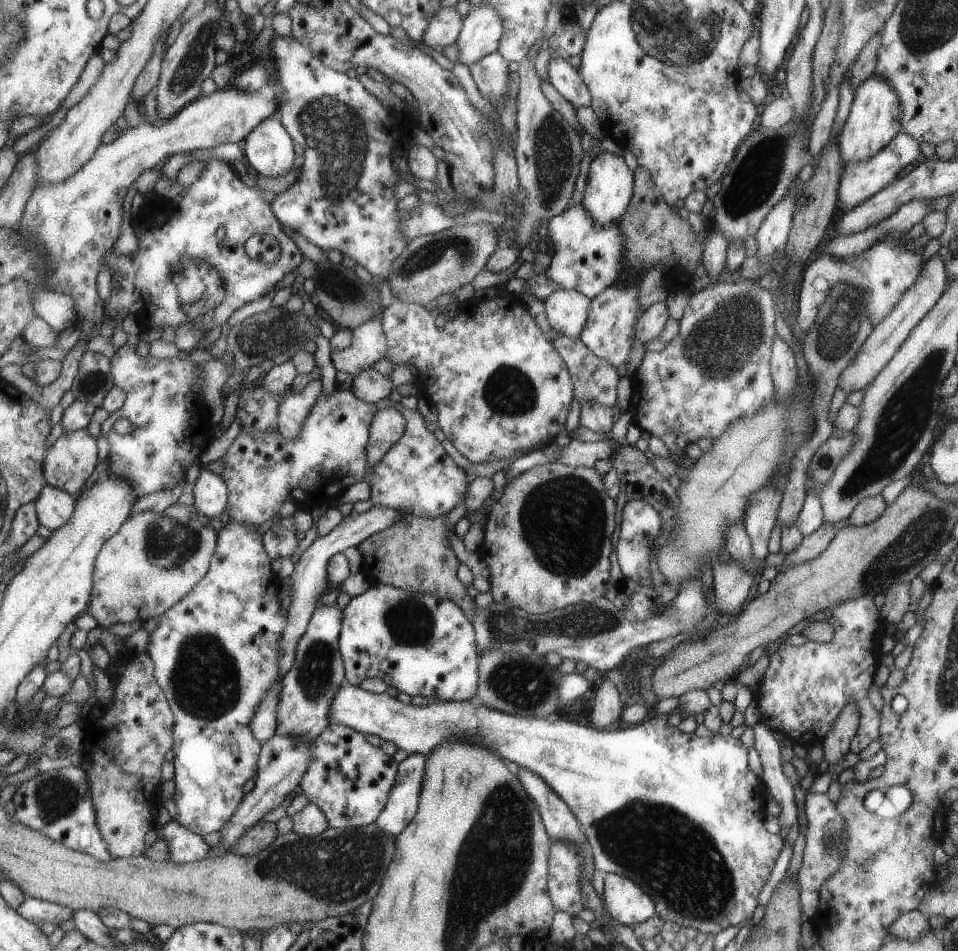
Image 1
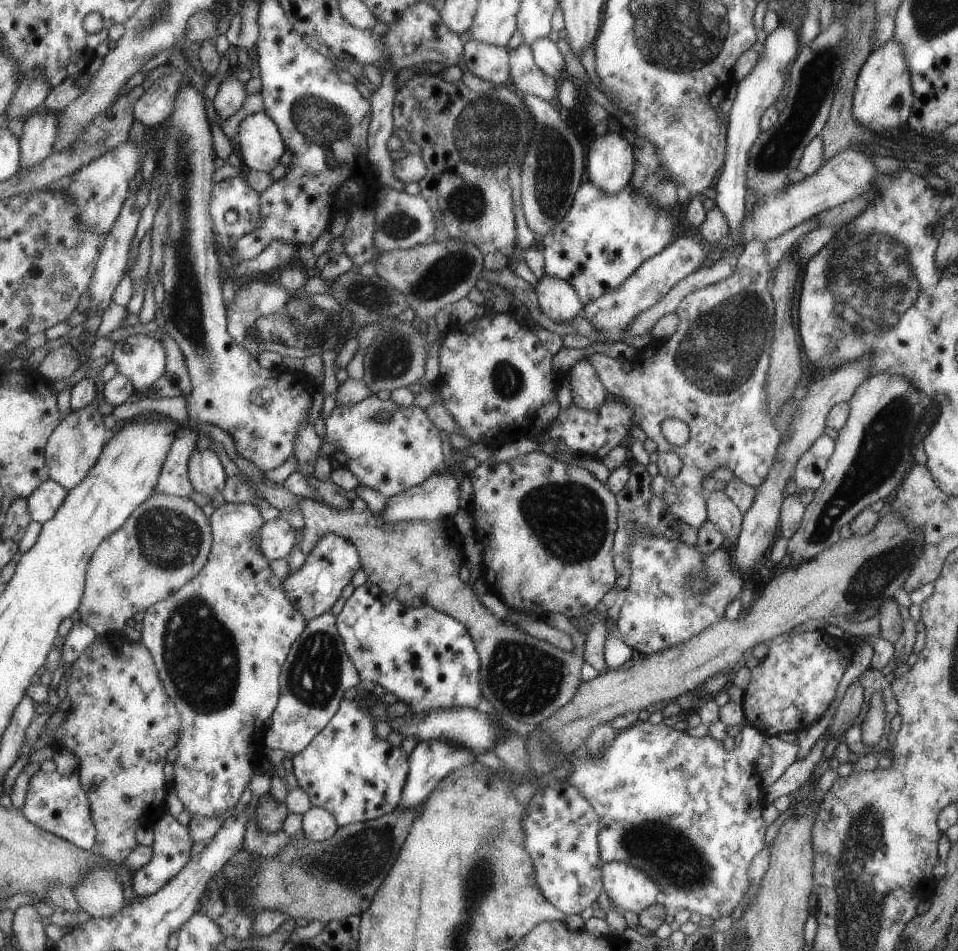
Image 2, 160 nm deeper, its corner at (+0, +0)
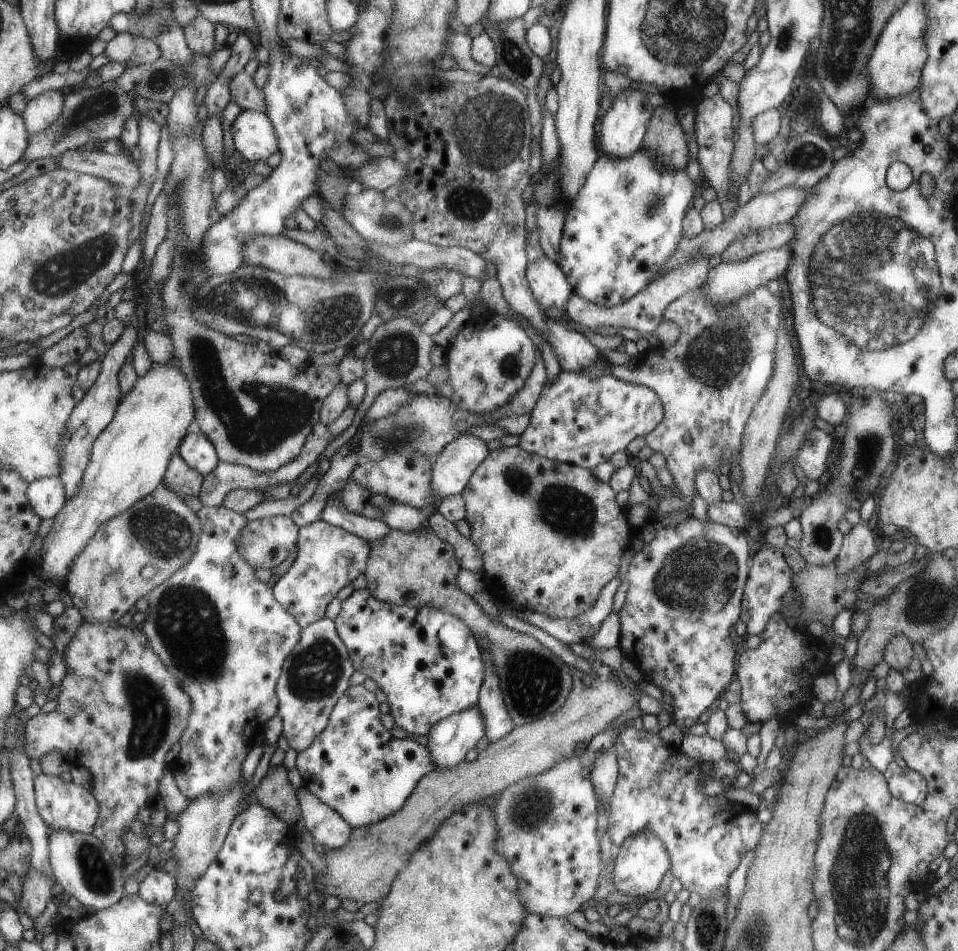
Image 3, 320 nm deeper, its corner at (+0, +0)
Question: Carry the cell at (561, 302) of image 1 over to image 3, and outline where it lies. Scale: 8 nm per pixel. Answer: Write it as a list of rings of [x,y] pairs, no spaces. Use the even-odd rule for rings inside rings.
[[[544,254],[527,267],[526,275],[535,298],[545,308],[556,306],[565,310],[574,288],[565,271],[554,260]]]

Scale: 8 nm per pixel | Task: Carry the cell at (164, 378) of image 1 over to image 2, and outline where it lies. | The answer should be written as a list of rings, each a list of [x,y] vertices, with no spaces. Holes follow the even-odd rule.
[[[146,334],[128,336],[116,342],[113,362],[117,365],[117,372],[128,376],[136,386],[136,390],[147,390],[155,380],[159,380],[167,370],[167,352],[160,340]]]

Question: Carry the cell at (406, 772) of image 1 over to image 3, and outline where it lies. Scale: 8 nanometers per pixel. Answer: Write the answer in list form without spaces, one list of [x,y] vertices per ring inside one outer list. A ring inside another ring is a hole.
[[[477,704],[439,721],[427,735],[434,770],[453,768],[473,756],[477,742],[487,736],[485,720]]]

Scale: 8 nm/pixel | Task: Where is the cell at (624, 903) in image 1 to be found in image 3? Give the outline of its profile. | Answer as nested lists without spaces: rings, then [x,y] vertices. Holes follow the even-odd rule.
[[[649,829],[633,833],[617,846],[612,862],[611,880],[613,888],[625,896],[645,896],[653,892],[661,882],[661,876],[667,872],[669,859],[662,840]]]

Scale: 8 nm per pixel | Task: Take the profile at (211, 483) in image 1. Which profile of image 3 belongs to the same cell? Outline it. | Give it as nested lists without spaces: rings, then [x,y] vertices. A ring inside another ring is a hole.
[[[198,428],[191,429],[178,452],[195,470],[201,471],[205,476],[221,462],[215,443]]]

